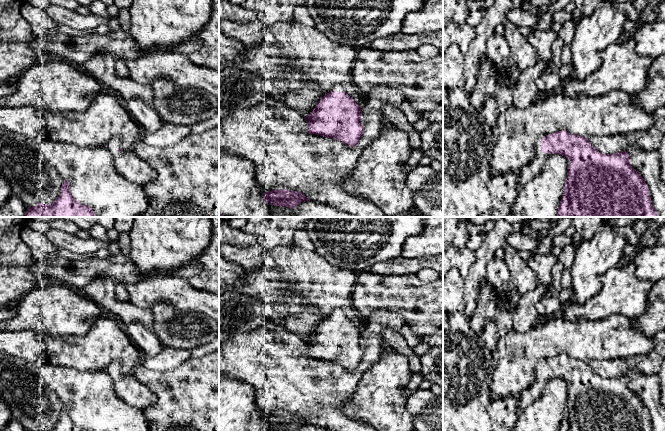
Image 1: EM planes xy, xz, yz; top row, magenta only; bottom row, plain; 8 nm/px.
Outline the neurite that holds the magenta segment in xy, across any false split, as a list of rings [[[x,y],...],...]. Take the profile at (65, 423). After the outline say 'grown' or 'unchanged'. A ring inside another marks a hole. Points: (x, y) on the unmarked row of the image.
[[[63,404],[62,414],[59,421],[51,428],[38,427],[34,431],[90,431],[77,426],[69,415],[70,407]]]; unchanged

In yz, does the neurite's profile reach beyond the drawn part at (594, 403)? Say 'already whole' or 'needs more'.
needs more

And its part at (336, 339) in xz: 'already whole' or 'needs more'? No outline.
needs more

